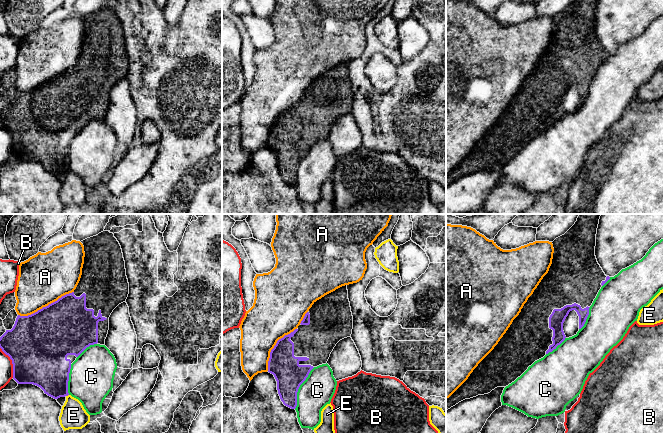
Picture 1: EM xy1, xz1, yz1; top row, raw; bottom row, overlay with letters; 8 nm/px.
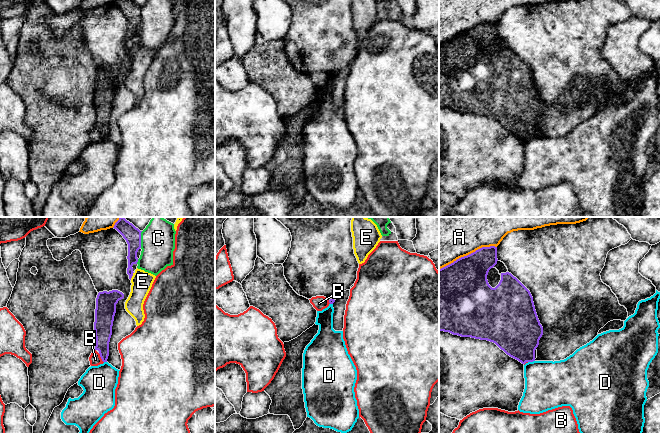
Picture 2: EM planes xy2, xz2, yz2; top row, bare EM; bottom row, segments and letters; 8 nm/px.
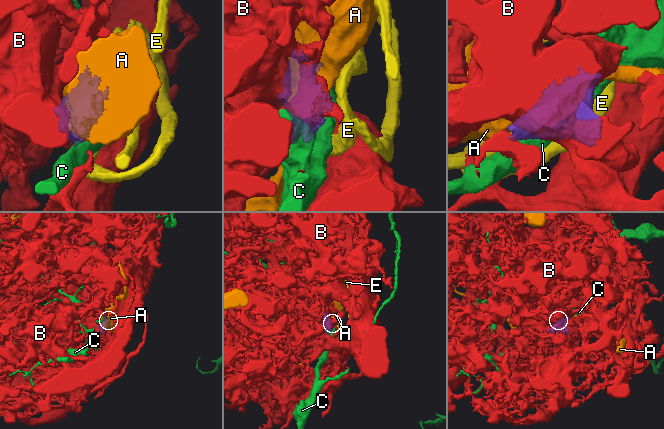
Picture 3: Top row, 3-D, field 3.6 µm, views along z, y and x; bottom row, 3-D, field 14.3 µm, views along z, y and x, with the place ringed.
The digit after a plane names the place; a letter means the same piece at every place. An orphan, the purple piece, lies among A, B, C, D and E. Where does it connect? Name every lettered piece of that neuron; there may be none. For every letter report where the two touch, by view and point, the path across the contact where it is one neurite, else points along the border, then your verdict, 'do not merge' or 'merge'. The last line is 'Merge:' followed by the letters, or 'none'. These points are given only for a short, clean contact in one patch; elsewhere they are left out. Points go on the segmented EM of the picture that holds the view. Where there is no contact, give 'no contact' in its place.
A: contact yz2 (467, 255); do not merge
B: contact xy2 (101, 358); do not merge
C: contact xz1 (298, 388); do not merge
D: contact yz2 (531, 361); border yz2 (534, 360), (528, 362); do not merge
E: contact xy2 (132, 275); do not merge
Merge: none

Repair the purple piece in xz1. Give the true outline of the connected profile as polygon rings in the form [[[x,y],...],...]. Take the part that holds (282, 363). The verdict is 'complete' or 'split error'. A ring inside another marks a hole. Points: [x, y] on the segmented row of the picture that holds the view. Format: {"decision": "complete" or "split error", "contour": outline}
{"decision": "split error", "contour": [[[347,285],[314,302],[297,329],[279,339],[270,352],[268,372],[277,381],[277,390],[283,404],[291,409],[297,406],[297,392],[310,371],[326,364],[336,344],[351,337],[353,316],[348,299]]]}

